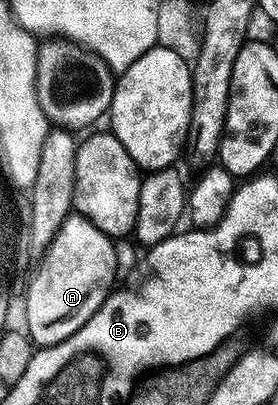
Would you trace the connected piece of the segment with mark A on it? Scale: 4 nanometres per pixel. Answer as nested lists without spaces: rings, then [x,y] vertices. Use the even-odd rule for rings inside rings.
[[[69,215],[65,218],[43,250],[44,258],[40,266],[35,266],[22,297],[23,324],[33,346],[62,343],[100,310],[100,304],[117,284],[116,249],[112,245],[115,245],[113,238],[98,231],[85,217]]]

